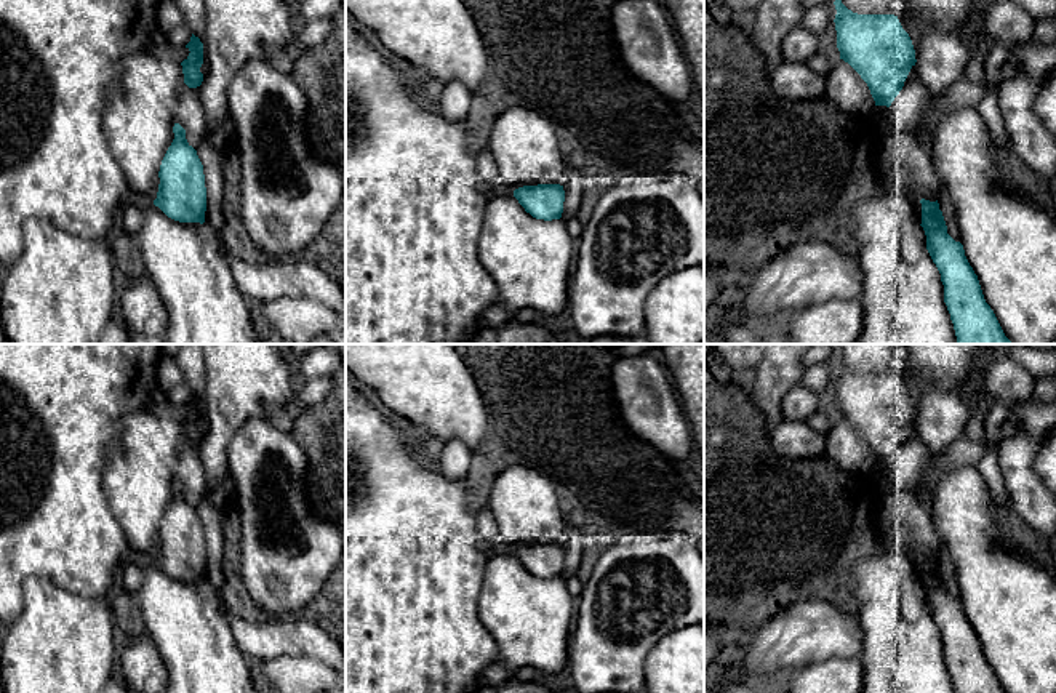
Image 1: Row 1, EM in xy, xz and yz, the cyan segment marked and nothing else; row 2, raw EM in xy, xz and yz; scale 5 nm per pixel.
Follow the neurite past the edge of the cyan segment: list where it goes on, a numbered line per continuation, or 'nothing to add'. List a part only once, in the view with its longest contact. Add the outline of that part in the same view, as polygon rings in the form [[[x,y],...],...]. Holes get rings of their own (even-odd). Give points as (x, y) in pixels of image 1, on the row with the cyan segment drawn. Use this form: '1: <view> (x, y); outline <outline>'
nothing to add

